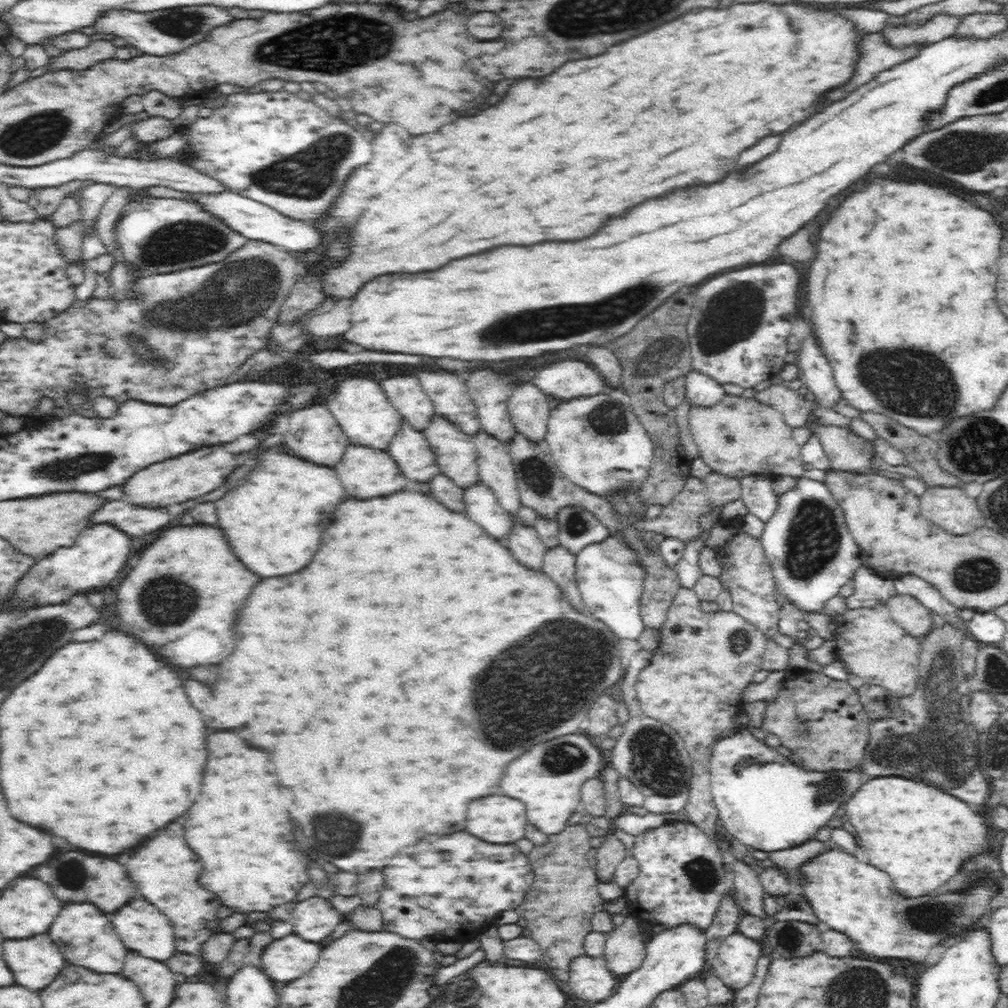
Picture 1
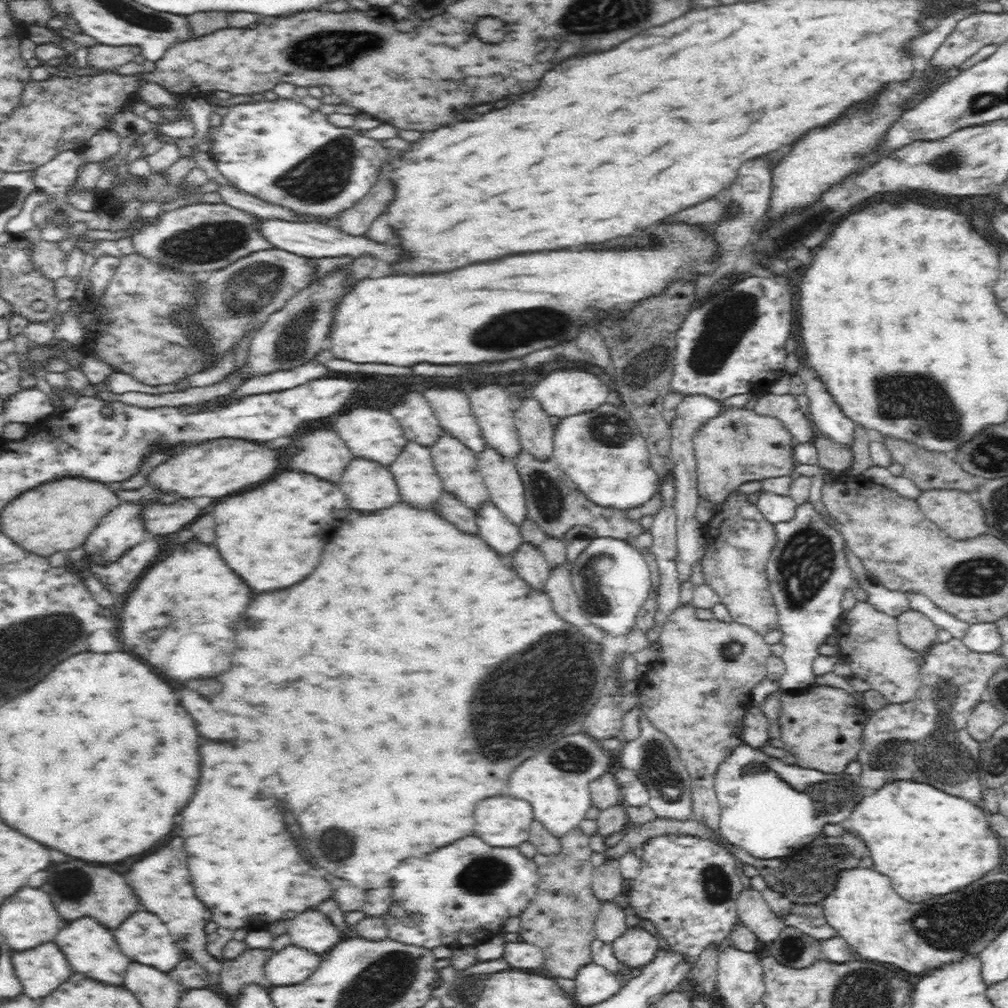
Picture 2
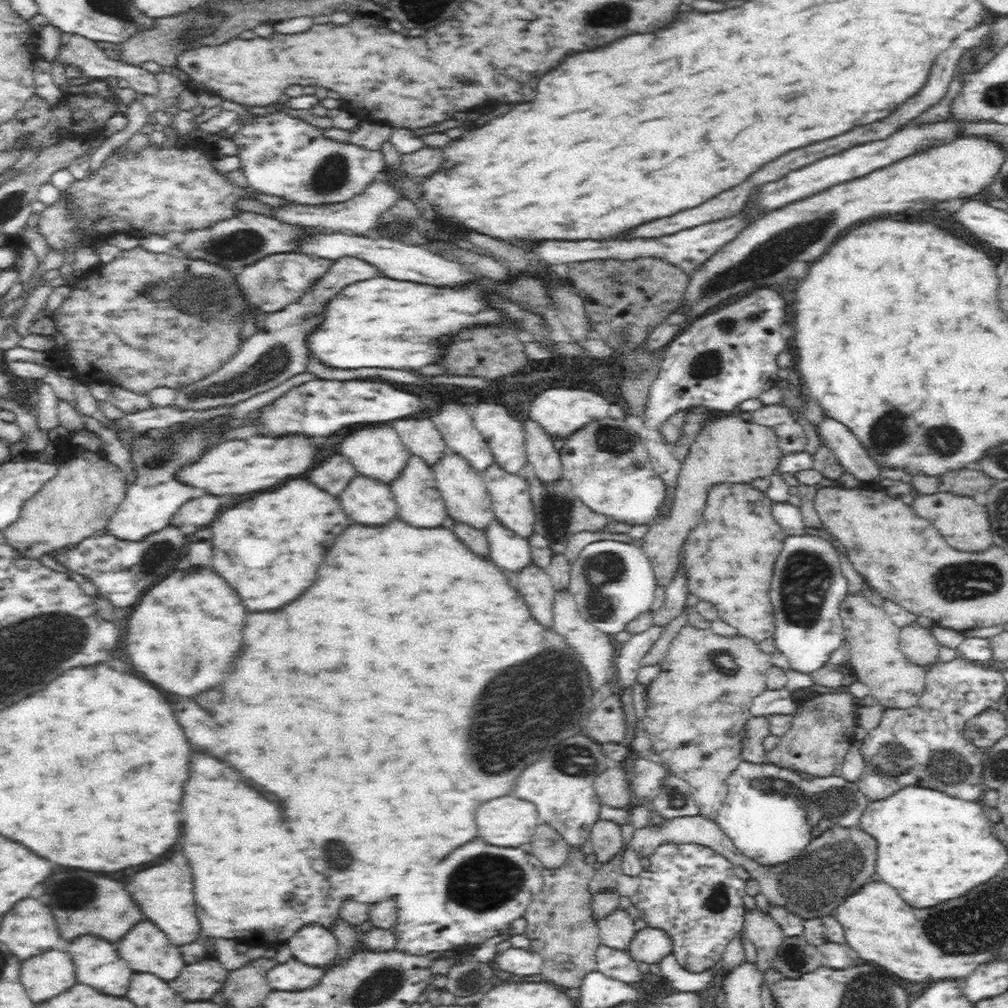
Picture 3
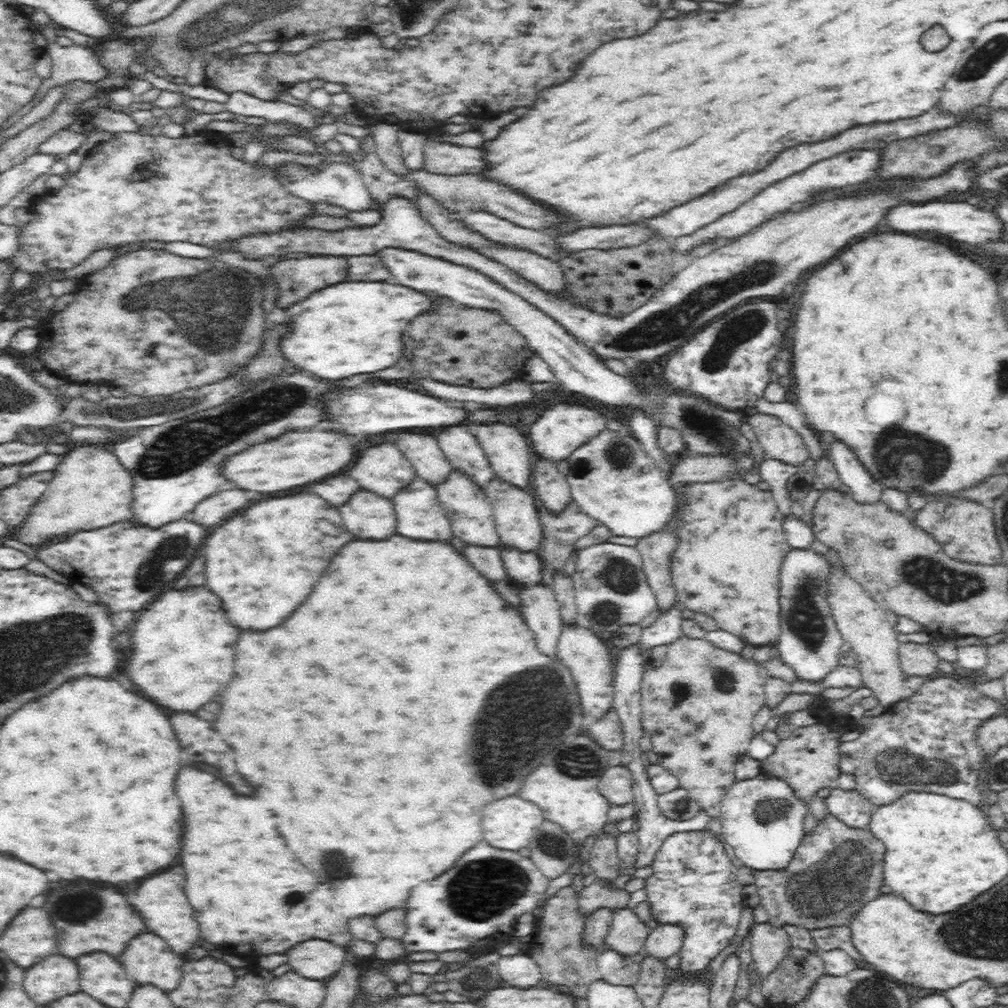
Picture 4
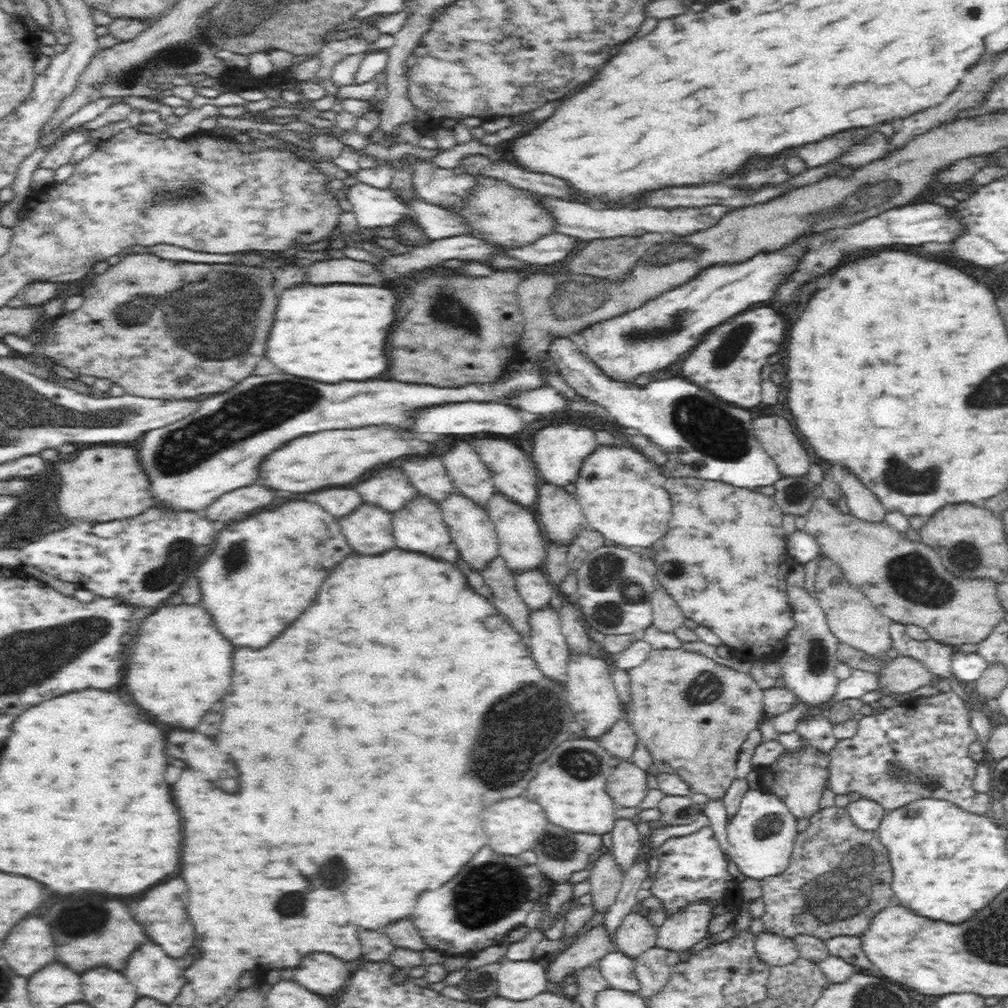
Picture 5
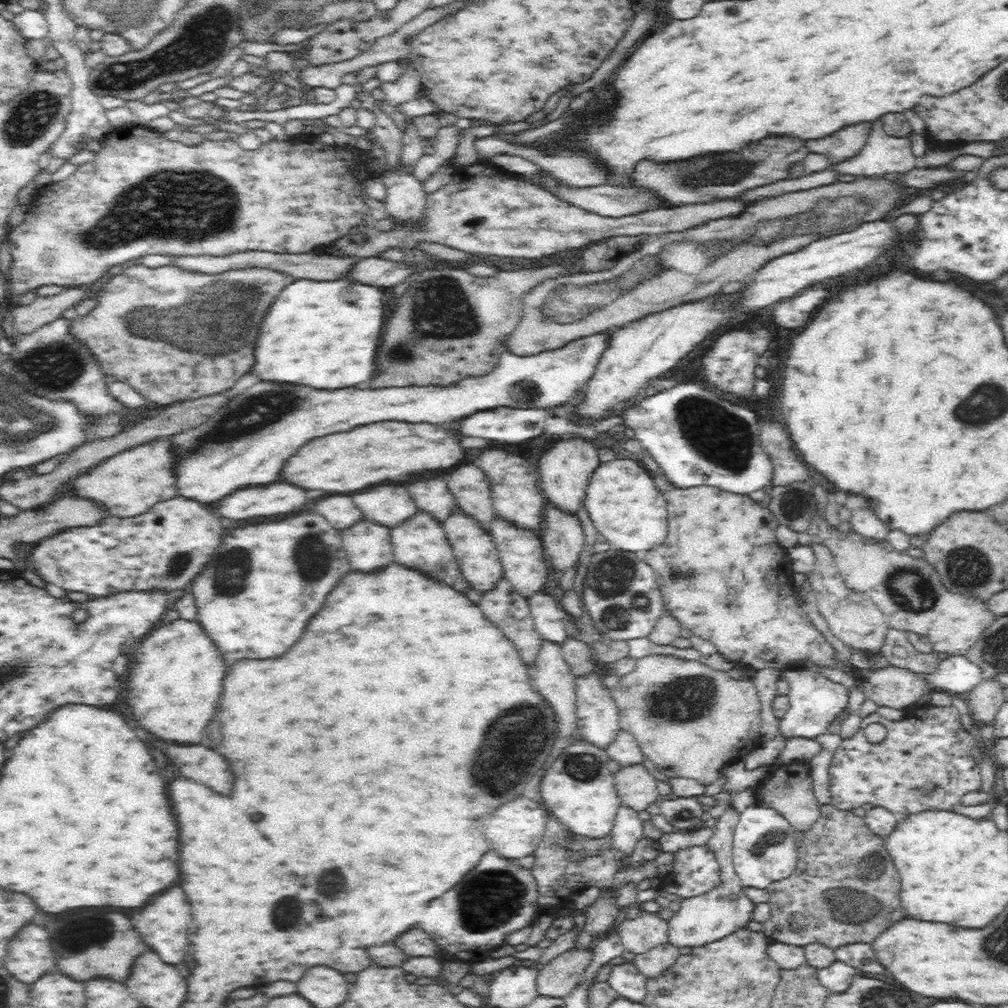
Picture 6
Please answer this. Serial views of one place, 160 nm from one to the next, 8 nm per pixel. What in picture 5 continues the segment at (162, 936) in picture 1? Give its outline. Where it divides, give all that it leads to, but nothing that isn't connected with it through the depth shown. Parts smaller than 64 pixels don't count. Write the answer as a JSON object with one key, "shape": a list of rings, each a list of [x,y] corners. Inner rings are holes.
{"shape":[[[143,944],[138,946],[128,958],[124,976],[134,986],[136,994],[142,998],[154,998],[160,1004],[172,1004],[186,984],[182,968],[176,960],[168,958],[160,946]]]}

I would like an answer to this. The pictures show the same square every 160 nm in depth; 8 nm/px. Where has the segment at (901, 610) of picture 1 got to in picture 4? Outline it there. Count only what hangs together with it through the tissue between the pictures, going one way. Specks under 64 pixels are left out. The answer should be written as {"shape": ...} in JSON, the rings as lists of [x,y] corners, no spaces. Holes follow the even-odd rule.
{"shape":[[[906,642],[900,643],[897,650],[899,668],[905,678],[918,678],[932,676],[938,669],[941,659],[927,644]]]}

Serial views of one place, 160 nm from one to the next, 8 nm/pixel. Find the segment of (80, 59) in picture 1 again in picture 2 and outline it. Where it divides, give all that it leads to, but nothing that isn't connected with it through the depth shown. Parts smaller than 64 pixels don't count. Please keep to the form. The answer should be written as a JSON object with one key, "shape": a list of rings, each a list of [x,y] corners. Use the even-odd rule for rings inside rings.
{"shape":[[[98,44],[88,47],[88,66],[92,64],[96,69],[104,72],[117,70],[124,64],[130,64],[136,60],[136,56],[142,54],[140,46],[108,46]]]}

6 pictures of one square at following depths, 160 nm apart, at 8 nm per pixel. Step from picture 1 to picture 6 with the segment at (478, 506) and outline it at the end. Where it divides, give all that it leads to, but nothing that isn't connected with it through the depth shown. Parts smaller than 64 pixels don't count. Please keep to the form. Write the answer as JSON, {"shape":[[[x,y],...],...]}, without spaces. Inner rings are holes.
{"shape":[[[546,592],[534,594],[527,600],[538,634],[543,640],[562,648],[569,636],[566,626],[564,626],[566,613],[559,606],[557,600]]]}

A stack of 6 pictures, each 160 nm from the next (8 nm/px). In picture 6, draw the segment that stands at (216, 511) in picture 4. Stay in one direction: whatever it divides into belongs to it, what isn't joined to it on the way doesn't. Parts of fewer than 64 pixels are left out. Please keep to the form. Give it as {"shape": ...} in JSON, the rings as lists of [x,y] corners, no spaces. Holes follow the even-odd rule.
{"shape":[[[276,482],[268,486],[236,490],[234,494],[224,497],[218,512],[230,520],[268,518],[300,512],[308,502],[308,490],[302,490],[296,484]]]}

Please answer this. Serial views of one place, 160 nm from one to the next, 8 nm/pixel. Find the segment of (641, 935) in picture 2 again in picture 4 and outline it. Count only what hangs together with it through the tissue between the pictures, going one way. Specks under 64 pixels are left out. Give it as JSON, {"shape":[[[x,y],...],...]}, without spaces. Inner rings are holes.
{"shape":[[[658,924],[651,929],[645,950],[648,955],[666,959],[673,954],[679,954],[685,939],[684,925]]]}

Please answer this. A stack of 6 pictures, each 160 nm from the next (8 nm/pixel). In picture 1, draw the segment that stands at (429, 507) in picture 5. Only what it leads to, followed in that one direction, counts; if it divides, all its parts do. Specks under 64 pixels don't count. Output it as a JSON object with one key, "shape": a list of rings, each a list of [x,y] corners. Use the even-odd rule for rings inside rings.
{"shape":[[[406,423],[392,438],[388,453],[400,469],[401,476],[414,484],[430,484],[441,474],[425,435],[416,433]]]}

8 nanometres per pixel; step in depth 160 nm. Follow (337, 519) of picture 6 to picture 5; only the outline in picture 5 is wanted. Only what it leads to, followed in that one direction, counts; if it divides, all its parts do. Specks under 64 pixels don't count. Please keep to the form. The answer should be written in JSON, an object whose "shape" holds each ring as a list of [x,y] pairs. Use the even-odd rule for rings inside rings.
{"shape":[[[340,488],[340,490],[322,490],[316,494],[304,494],[302,500],[308,502],[318,502],[320,508],[324,508],[328,514],[332,514],[334,518],[344,518],[348,516],[352,510],[356,510],[360,504],[360,496],[350,490],[350,488]]]}

